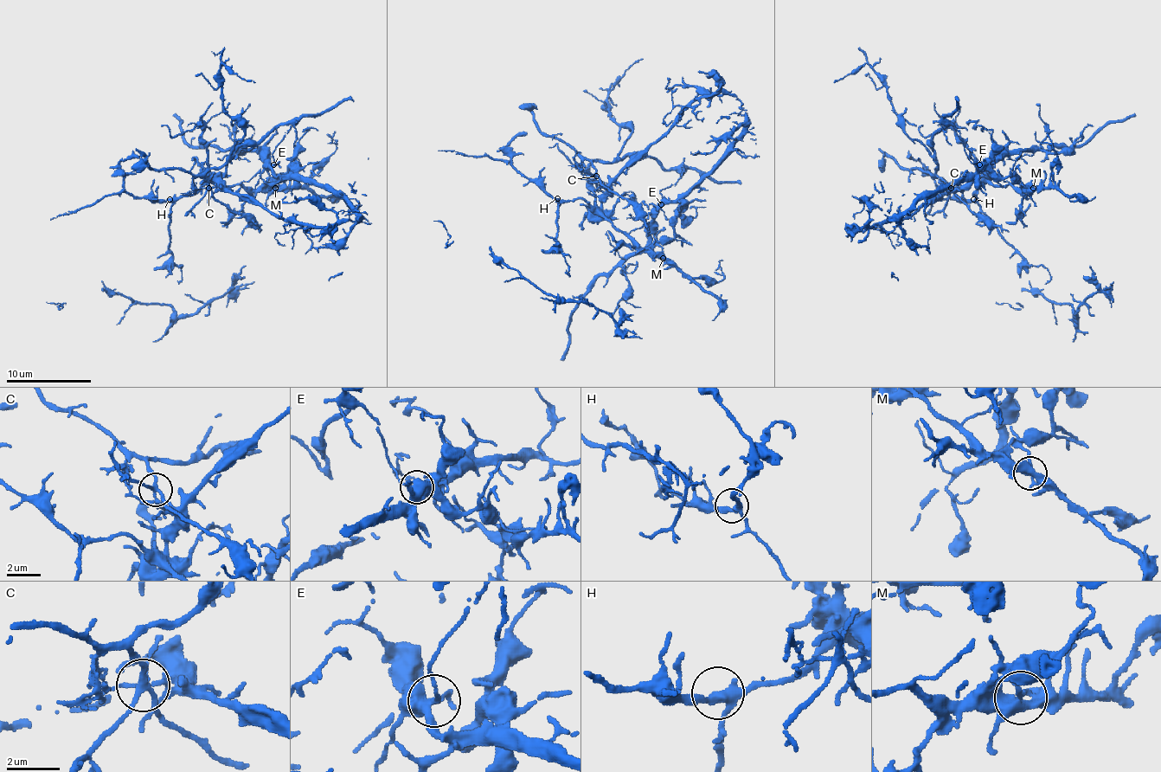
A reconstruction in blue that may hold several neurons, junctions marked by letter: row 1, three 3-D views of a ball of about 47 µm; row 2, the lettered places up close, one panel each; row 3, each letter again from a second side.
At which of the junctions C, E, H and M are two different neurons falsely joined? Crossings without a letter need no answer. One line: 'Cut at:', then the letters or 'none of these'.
Cut at: C, M

